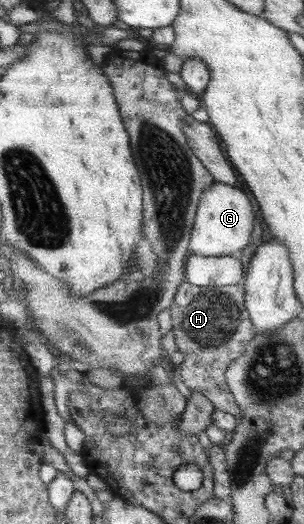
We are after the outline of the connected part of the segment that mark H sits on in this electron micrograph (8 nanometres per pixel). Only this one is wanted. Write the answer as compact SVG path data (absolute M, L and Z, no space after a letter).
M186 280L178 286L174 304L169 309L169 315L178 340L178 347L184 355L184 361L178 368L181 379L191 392L200 392L214 402L216 410L222 410L235 415L239 420L243 416L242 408L236 401L235 393L227 382L228 369L243 356L248 344L258 335L257 327L250 316L246 305L246 286L241 282L233 286L195 286Z

